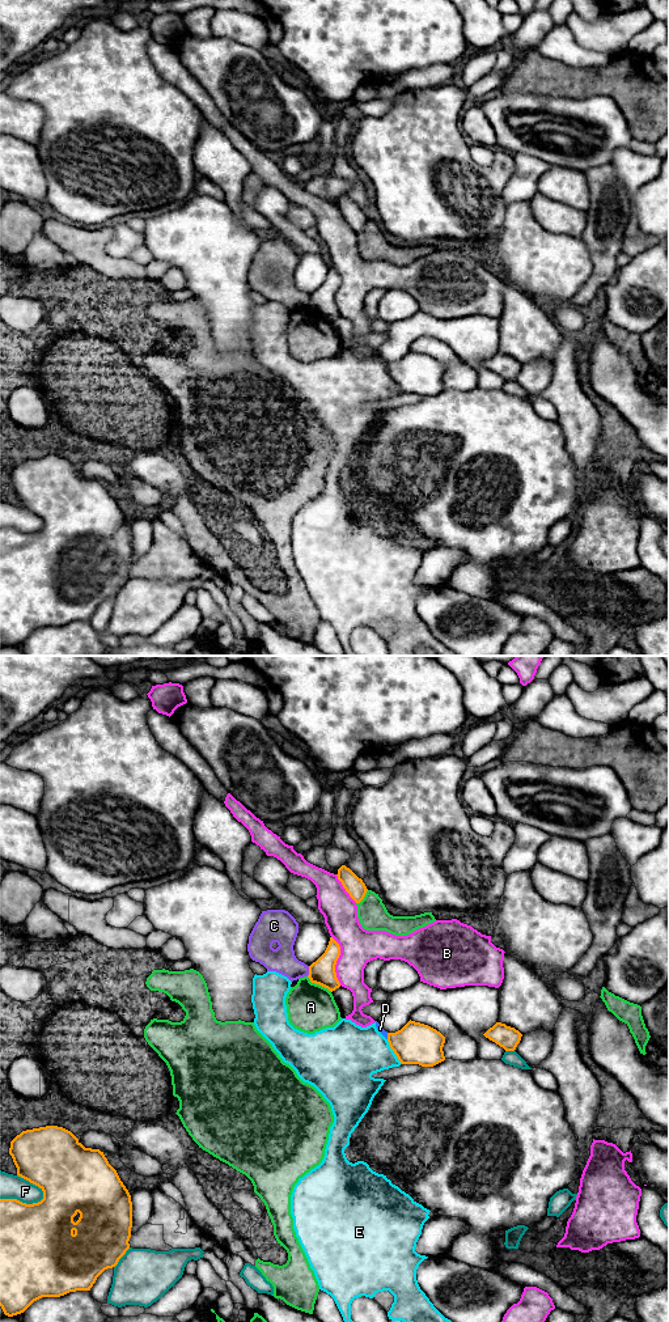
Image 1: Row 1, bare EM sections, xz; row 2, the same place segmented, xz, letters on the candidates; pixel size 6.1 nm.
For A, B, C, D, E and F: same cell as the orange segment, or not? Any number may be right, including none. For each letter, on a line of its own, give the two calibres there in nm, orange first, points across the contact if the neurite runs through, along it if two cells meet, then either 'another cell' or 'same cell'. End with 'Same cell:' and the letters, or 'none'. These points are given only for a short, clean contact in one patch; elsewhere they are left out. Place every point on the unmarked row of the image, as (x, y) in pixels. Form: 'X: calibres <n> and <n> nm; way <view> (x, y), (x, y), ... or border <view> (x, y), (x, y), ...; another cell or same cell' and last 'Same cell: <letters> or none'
A: calibres 160 and 300 nm; another cell
B: calibres 160 and 220 nm; another cell
C: calibres 160 and 160 nm; border xz (309, 296), (307, 305); another cell
D: calibres 260 and 40 nm; another cell
E: calibres 260 and 360 nm; another cell
F: calibres 460 and 140 nm; another cell
Same cell: none

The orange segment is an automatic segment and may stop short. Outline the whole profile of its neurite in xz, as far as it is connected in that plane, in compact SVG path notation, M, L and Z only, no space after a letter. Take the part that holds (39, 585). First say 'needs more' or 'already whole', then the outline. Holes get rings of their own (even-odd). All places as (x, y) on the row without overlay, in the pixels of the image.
already whole | M46 456L22 461L10 471L9 484L17 497L17 505L43 521L43 529L33 534L0 529L0 636L5 645L13 647L42 627L90 620L105 599L115 597L130 579L132 531L103 482L85 478L63 457Z

